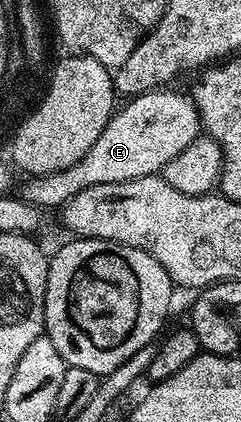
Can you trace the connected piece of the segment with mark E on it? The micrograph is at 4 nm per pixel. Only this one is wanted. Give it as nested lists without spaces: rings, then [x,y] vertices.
[[[162,87],[152,89],[149,93],[140,93],[137,97],[128,98],[124,102],[126,105],[122,109],[120,106],[110,117],[107,127],[103,127],[99,139],[95,139],[95,143],[91,143],[91,151],[87,151],[87,155],[83,155],[83,159],[79,159],[79,163],[58,173],[32,176],[26,180],[29,182],[19,191],[20,199],[29,205],[38,207],[46,207],[45,205],[60,207],[87,187],[95,187],[103,183],[123,183],[131,179],[160,174],[165,165],[171,163],[171,159],[175,159],[175,155],[179,155],[179,151],[183,151],[183,147],[190,145],[202,132],[201,116],[197,114],[197,109],[193,106],[192,96],[185,94],[184,97],[183,94],[172,93],[171,90],[172,88]]]

